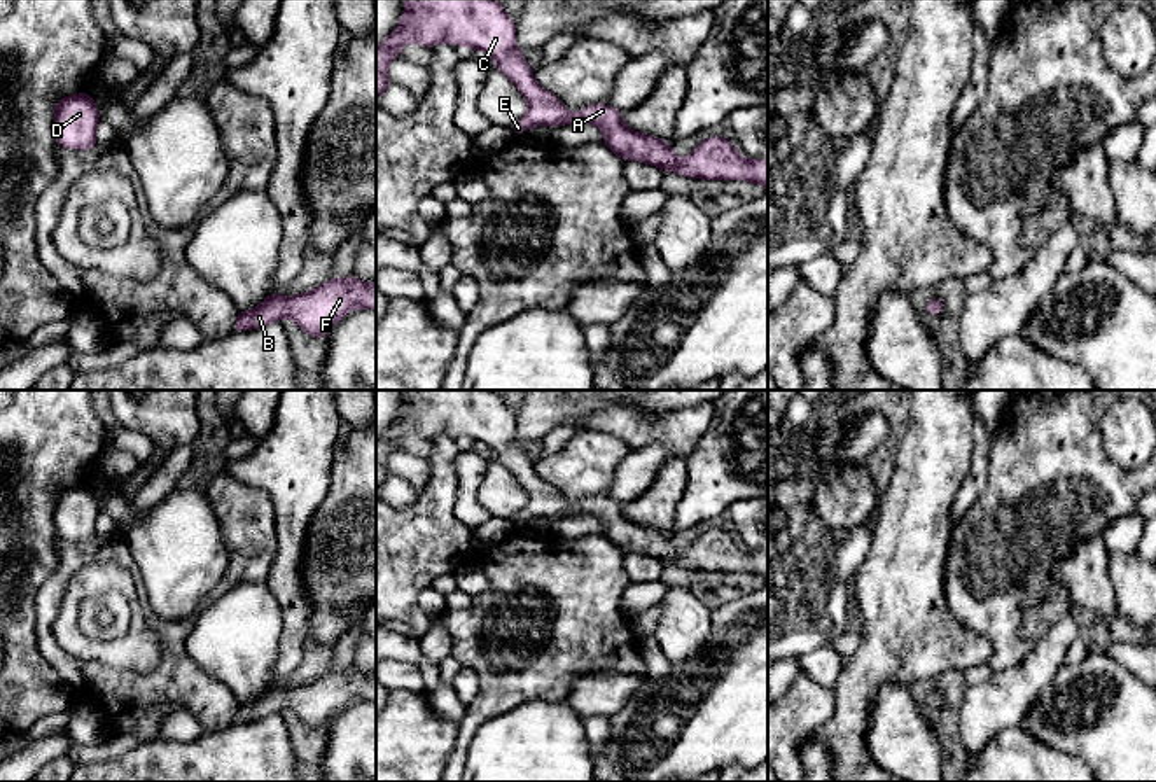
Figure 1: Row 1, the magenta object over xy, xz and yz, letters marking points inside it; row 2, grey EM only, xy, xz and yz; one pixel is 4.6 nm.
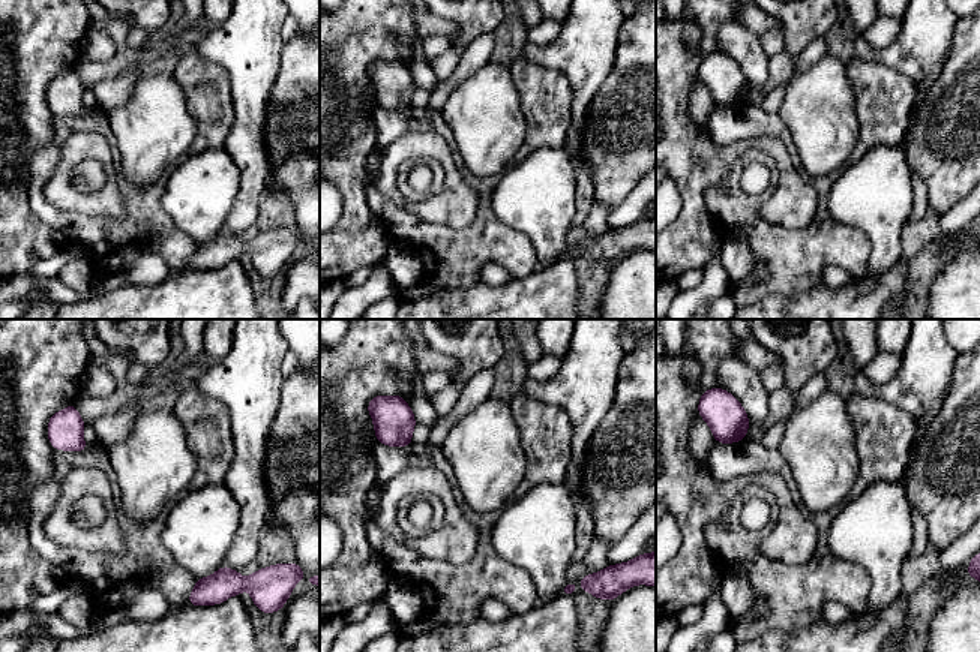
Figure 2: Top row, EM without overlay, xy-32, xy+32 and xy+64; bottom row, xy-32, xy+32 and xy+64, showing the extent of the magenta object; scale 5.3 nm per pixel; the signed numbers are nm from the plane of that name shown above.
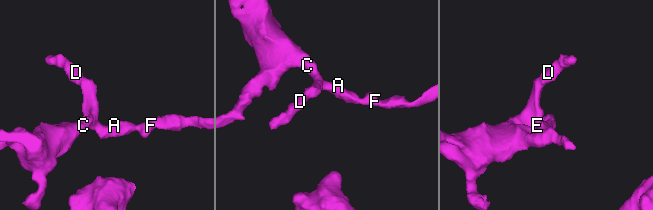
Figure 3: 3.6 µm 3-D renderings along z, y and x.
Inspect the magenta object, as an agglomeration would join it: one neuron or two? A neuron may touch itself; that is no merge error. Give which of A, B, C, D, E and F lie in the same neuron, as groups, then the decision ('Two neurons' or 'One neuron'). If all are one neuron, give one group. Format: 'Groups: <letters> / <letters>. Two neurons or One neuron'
Groups: A B C D E F. One neuron

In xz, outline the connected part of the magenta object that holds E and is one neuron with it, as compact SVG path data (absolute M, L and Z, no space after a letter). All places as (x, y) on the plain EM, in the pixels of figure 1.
M404 390L399 418L376 439L376 492L392 476L386 471L386 457L400 450L399 443L409 434L423 439L446 434L484 443L528 493L523 511L509 518L518 530L532 518L593 514L602 521L605 539L621 551L647 555L691 570L756 574L768 583L768 551L743 551L722 528L708 528L680 553L673 537L630 521L623 506L607 495L568 504L560 490L535 472L533 462L516 439L514 411L495 390Z

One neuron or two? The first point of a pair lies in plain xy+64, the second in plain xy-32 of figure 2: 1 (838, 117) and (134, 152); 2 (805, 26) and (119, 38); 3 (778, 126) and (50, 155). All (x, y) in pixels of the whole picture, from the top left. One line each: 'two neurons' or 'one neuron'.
1: one neuron
2: two neurons
3: one neuron

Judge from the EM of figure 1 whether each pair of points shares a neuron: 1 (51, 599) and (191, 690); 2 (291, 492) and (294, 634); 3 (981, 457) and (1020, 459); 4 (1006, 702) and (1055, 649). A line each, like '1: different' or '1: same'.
1: same
2: same
3: different
4: same

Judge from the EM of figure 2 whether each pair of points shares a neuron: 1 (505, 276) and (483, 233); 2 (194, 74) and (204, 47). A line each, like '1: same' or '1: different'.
1: different
2: different

